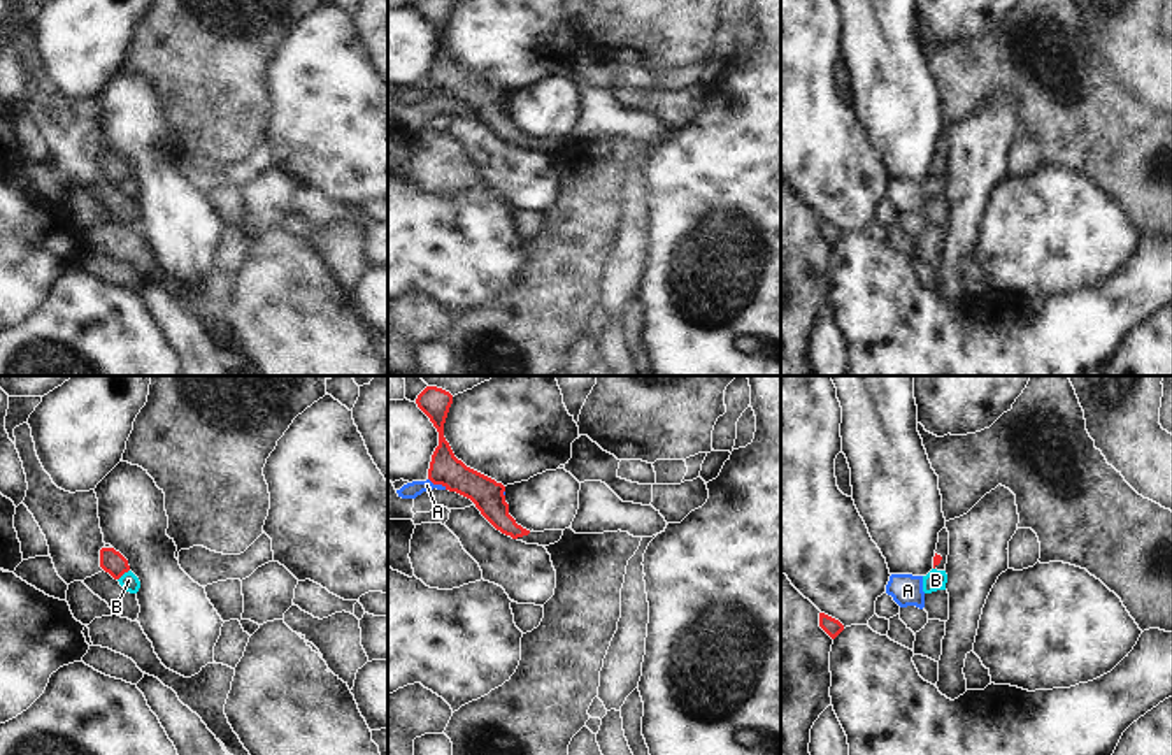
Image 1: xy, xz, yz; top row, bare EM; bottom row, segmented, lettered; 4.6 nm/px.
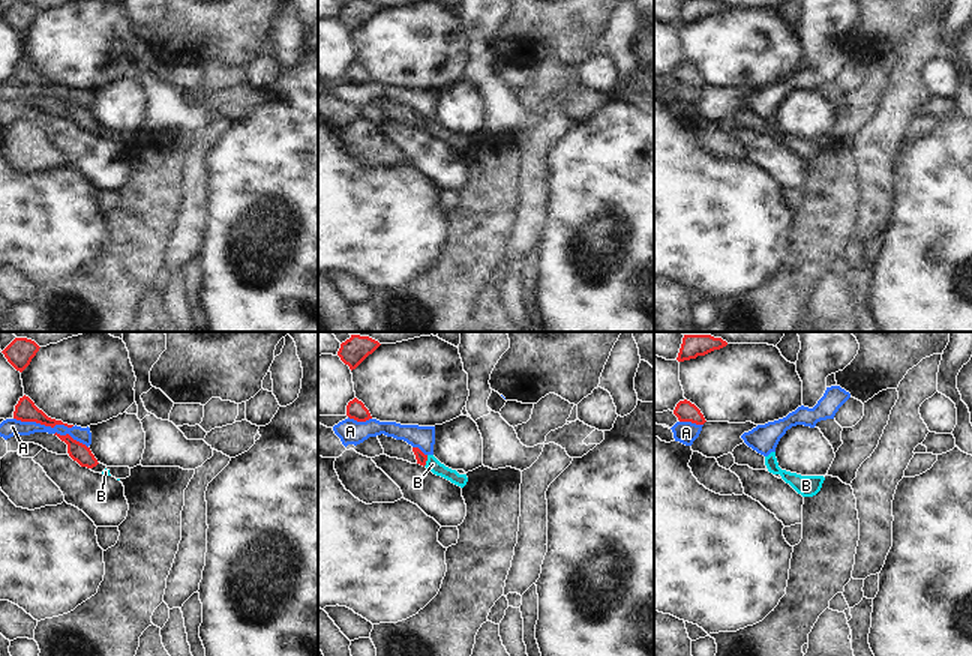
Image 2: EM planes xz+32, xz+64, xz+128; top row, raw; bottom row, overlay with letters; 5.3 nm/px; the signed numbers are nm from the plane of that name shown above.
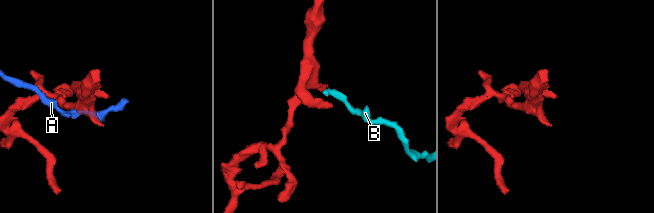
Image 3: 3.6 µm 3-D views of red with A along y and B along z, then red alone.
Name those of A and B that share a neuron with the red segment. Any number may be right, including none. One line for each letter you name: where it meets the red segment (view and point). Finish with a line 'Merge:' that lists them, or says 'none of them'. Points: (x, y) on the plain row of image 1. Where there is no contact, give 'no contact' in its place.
Merge: none of them

